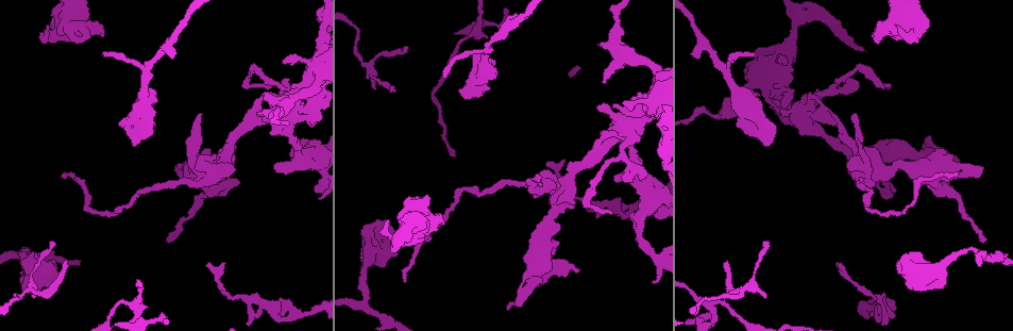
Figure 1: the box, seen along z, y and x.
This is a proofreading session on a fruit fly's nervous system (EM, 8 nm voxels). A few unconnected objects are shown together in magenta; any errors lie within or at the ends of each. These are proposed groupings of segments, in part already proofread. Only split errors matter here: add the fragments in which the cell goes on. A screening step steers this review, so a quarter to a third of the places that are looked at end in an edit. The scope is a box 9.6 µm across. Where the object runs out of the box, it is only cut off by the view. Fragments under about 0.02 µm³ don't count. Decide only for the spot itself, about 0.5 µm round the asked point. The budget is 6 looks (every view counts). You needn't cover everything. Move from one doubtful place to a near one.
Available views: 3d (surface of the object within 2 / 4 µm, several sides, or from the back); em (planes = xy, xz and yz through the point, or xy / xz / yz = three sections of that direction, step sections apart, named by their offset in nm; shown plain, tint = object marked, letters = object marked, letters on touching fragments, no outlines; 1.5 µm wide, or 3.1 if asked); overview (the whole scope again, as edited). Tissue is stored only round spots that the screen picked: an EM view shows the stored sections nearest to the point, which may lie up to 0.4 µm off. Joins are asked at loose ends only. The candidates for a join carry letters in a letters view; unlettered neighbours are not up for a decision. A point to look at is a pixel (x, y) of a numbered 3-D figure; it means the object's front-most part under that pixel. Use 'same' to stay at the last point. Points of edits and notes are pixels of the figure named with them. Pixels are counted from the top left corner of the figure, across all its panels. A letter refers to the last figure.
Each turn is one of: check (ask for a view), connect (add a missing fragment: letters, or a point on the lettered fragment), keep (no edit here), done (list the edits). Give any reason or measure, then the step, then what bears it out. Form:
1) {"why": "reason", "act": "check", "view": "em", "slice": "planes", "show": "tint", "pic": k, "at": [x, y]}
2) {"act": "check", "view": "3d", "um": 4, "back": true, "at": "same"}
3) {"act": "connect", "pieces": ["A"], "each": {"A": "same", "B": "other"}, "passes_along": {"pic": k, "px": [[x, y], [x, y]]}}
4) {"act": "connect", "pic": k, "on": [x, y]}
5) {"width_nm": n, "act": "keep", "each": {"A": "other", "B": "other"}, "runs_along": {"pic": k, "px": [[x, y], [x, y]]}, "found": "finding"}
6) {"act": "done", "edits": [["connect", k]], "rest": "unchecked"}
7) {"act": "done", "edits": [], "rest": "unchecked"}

{"why": "thick end", "act": "check", "view": "3d", "um": 4, "back": true, "pic": 1, "at": [777, 88]}

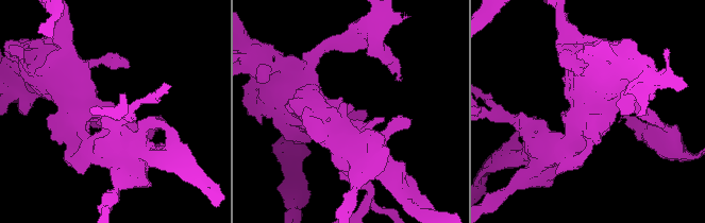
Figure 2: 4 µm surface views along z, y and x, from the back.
{"why": "now the EM", "act": "check", "view": "em", "slice": "planes", "show": "letters", "pic": 2, "at": [348, 112]}

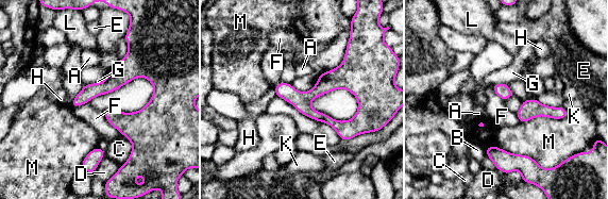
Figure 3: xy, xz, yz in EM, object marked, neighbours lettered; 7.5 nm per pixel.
{"act": "keep", "each": {"A": "other", "B": "other", "C": "other", "D": "other", "E": "other", "F": "other", "G": "other", "H": "other", "K": "other", "L": "other", "M": "other"}, "border": {"pic": 3, "px": [[319, 75], [307, 90], [291, 85]]}, "found": "none of them fits"}

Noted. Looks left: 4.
{"why": "branch stops here", "act": "check", "view": "em", "slice": "planes", "show": "letters", "pic": 1, "at": [553, 250]}

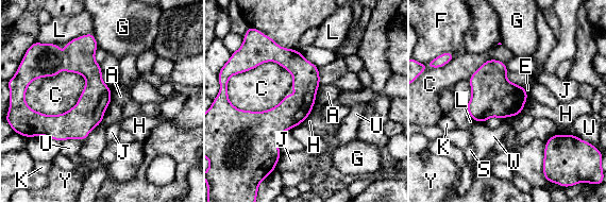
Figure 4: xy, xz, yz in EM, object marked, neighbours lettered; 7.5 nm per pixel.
{"width_nm": 220, "act": "keep", "each": {"A": "other", "C": "other", "E": "other", "F": "other", "G": "other", "H": "other", "J": "other", "K": "other", "L": "other", "S": "other", "U": "other", "W": "other", "Y": "other"}, "runs_along": {"pic": 4, "px": [[90, 38], [91, 99], [48, 134]]}, "found": "no lettered fragment goes on from it"}

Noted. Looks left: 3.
{"why": "free end", "act": "check", "view": "em", "slice": "xy", "step": 8, "show": "letters", "pic": 1, "at": [48, 26]}

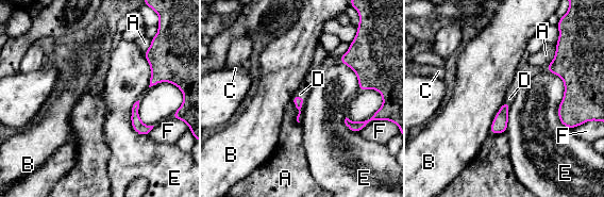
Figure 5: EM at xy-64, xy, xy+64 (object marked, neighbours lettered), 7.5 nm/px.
{"act": "connect", "pieces": ["D"], "each": {"A": "other", "B": "other", "C": "other", "D": "same", "E": "other", "F": "other"}, "found": "the cell continues"}

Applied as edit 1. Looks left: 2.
{"act": "done", "edits": [["connect", 5]], "rest": "unchecked"}

